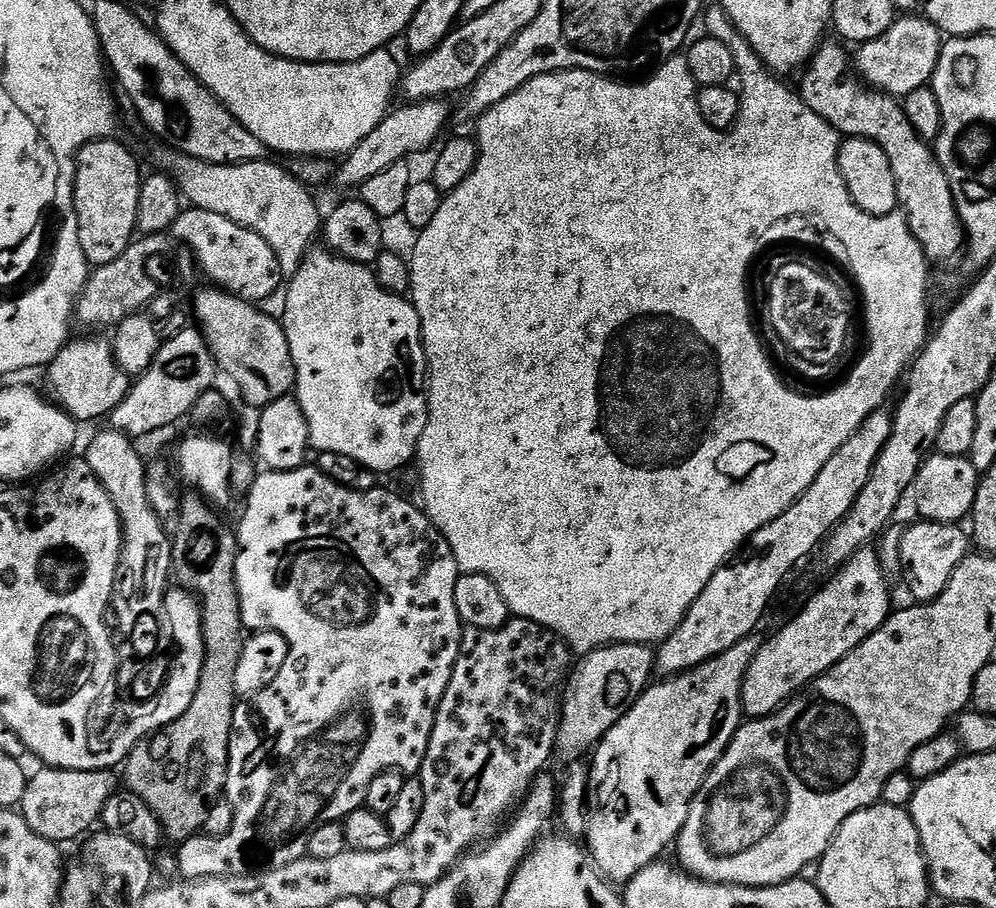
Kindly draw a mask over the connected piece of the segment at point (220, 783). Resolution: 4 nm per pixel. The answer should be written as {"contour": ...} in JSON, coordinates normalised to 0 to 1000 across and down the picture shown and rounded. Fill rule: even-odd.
{"contour":[[[189,544],[181,552],[181,569],[175,583],[173,596],[173,628],[175,639],[180,646],[186,648],[201,662],[203,676],[203,698],[206,703],[206,729],[203,731],[203,744],[200,748],[198,764],[191,780],[174,797],[167,798],[161,805],[142,813],[129,829],[129,836],[122,841],[122,859],[128,871],[134,872],[155,896],[165,911],[165,920],[170,926],[184,927],[205,916],[207,901],[211,892],[226,876],[225,867],[229,860],[229,831],[233,816],[233,796],[239,783],[239,768],[235,756],[235,746],[239,743],[239,729],[243,726],[243,711],[247,704],[247,693],[243,685],[243,667],[237,644],[237,610],[239,590],[225,578],[218,561],[201,544]]]}

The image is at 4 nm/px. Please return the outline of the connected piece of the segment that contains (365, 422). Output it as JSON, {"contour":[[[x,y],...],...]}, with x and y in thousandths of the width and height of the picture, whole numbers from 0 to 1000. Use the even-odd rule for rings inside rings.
{"contour":[[[317,271],[305,284],[305,292],[288,309],[285,326],[285,348],[283,356],[287,377],[291,381],[291,394],[295,394],[297,404],[297,425],[295,435],[303,447],[303,456],[307,456],[309,466],[309,487],[314,494],[321,498],[334,498],[337,502],[346,502],[373,520],[398,520],[411,510],[415,510],[418,492],[424,482],[424,474],[428,474],[430,464],[430,433],[428,415],[430,412],[430,395],[426,393],[426,373],[422,367],[422,351],[413,329],[397,326],[389,322],[380,311],[377,298],[368,291],[356,291],[354,286],[346,286],[325,271]]]}

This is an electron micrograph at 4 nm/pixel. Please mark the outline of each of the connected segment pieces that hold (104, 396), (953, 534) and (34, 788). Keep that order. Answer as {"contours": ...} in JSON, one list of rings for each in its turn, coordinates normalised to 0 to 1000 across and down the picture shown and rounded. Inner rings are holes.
{"contours":[[[[92,368],[89,374],[76,374],[65,379],[63,385],[55,392],[52,400],[47,402],[48,423],[52,426],[51,439],[59,445],[64,453],[71,456],[72,461],[77,465],[83,463],[96,463],[99,458],[111,459],[112,453],[127,438],[131,426],[131,415],[128,410],[123,410],[120,401],[116,396],[116,390],[111,378],[99,374],[99,369]]],[[[928,573],[915,581],[909,580],[906,593],[906,619],[908,633],[906,643],[912,646],[912,652],[920,663],[935,663],[941,661],[950,650],[958,628],[974,608],[974,590],[967,586],[964,577],[943,577],[937,573]]],[[[47,844],[39,848],[41,850],[33,849],[29,854],[26,874],[22,874],[18,893],[34,919],[53,927],[78,924],[95,903],[97,906],[103,900],[106,883],[118,871],[118,855],[112,848],[87,850]]]]}

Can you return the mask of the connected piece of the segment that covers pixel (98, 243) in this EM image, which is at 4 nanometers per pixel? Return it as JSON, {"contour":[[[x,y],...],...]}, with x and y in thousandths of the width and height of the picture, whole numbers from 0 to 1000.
{"contour":[[[116,152],[93,154],[87,159],[76,174],[76,209],[72,217],[76,224],[78,236],[78,267],[82,267],[82,280],[89,292],[99,293],[114,289],[133,270],[139,252],[139,218],[141,217],[141,181],[137,172],[124,159],[119,159]]]}

